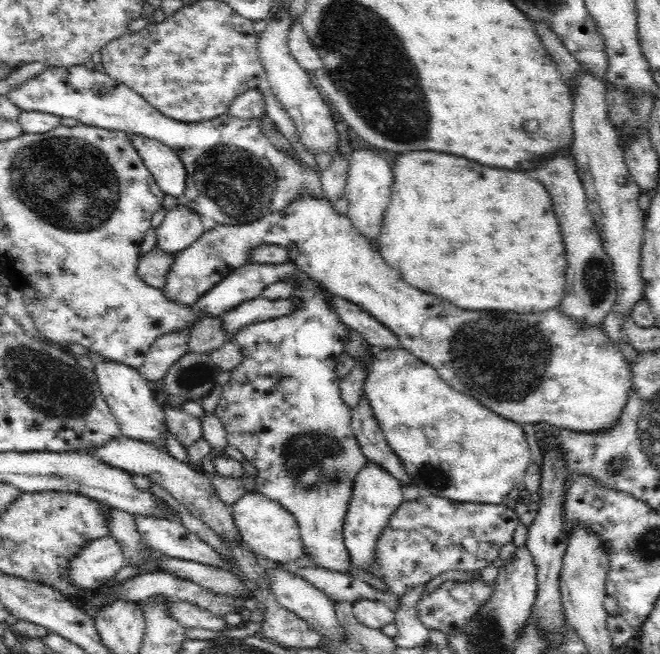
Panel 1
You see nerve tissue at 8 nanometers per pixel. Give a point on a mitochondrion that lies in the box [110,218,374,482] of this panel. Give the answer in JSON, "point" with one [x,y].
{"point":[307,450]}

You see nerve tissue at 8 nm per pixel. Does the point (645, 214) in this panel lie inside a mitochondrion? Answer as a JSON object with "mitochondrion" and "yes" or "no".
{"mitochondrion":"no"}

